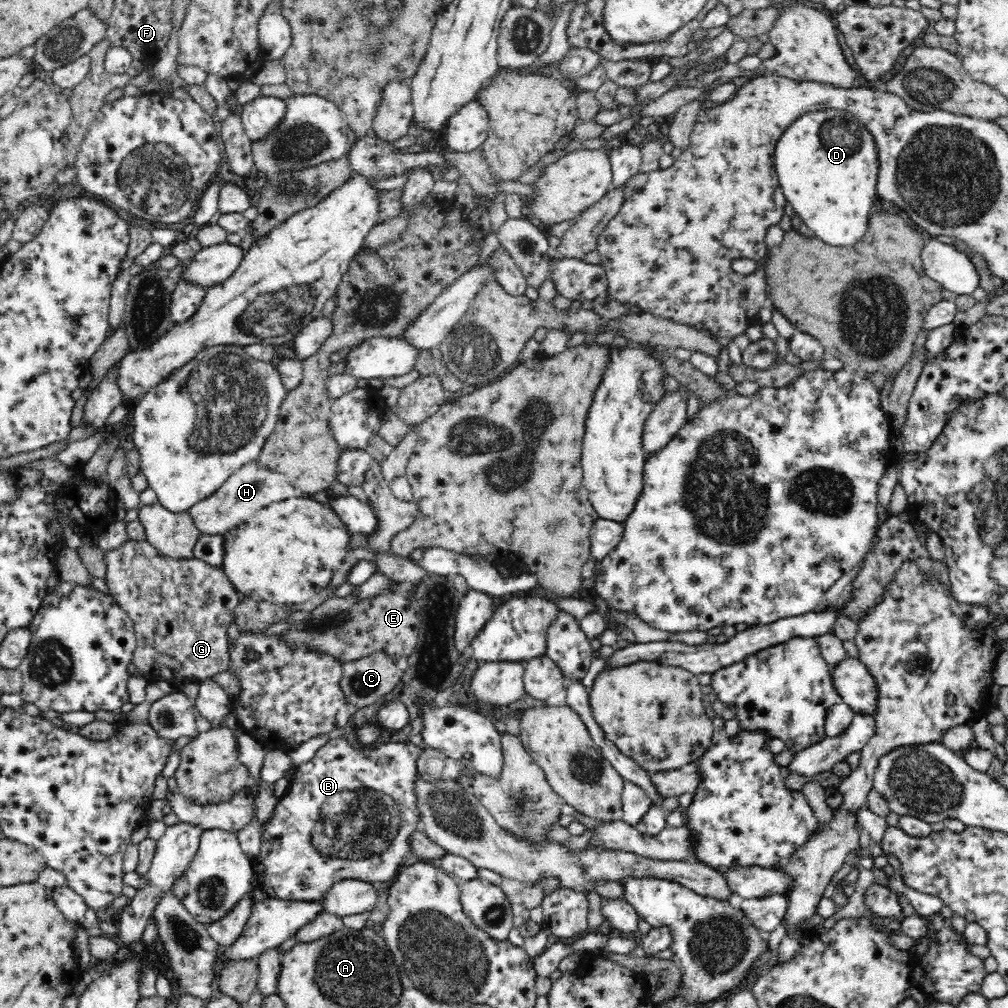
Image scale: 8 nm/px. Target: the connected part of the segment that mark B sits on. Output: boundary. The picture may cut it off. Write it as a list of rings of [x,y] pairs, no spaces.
[[[333,738],[322,746],[307,762],[301,763],[292,772],[290,782],[285,792],[278,797],[278,802],[274,806],[272,816],[261,826],[262,847],[257,858],[252,860],[253,870],[257,871],[259,885],[266,894],[266,898],[275,898],[280,900],[321,900],[324,894],[330,888],[345,879],[357,879],[365,882],[386,882],[390,878],[396,878],[399,870],[404,864],[404,859],[411,851],[411,838],[414,832],[420,830],[421,816],[417,805],[417,792],[415,789],[415,780],[418,778],[416,770],[416,760],[421,750],[411,742],[383,743],[373,748],[363,748],[360,745],[353,745],[348,739]]]

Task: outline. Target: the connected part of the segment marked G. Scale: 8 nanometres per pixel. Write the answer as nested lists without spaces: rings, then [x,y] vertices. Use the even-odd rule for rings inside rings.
[[[130,539],[120,548],[107,551],[106,562],[106,584],[121,610],[131,619],[137,638],[132,662],[148,682],[166,680],[170,683],[174,678],[186,678],[193,685],[228,670],[228,624],[243,597],[222,568],[194,557],[175,559],[164,556],[147,539]]]

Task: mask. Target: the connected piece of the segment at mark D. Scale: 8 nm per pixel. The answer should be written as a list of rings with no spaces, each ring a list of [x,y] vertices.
[[[836,109],[803,114],[778,139],[773,161],[787,202],[820,240],[852,246],[866,234],[876,200],[879,158],[874,137],[857,116]]]

